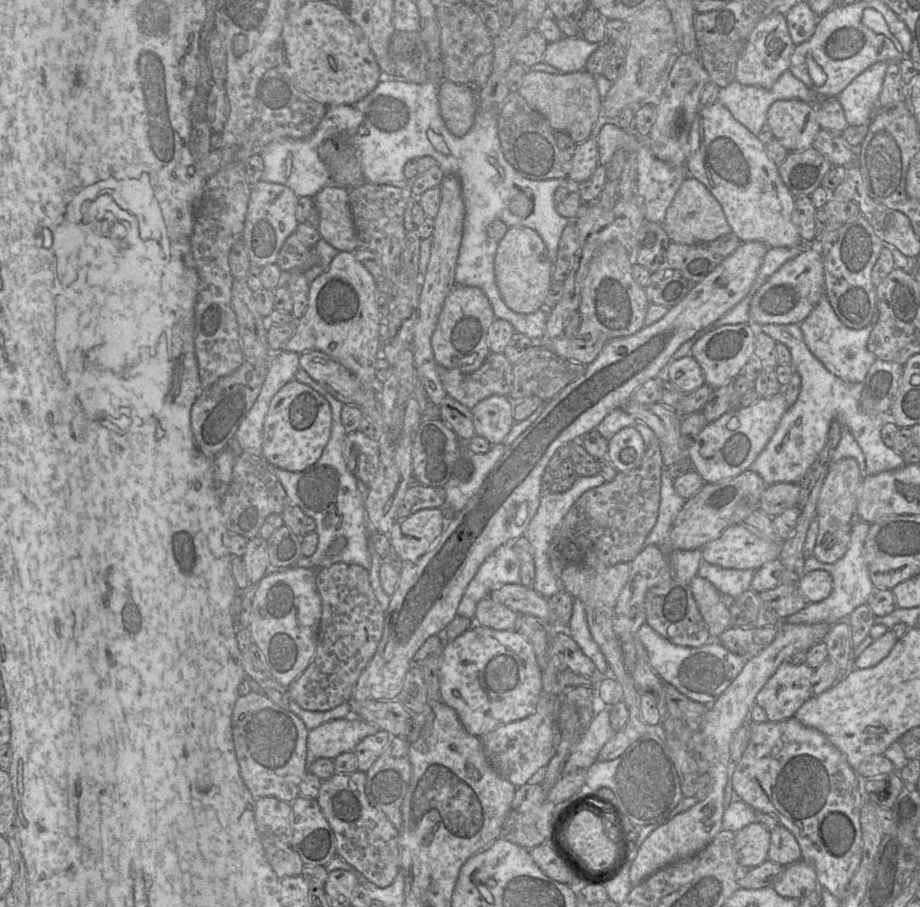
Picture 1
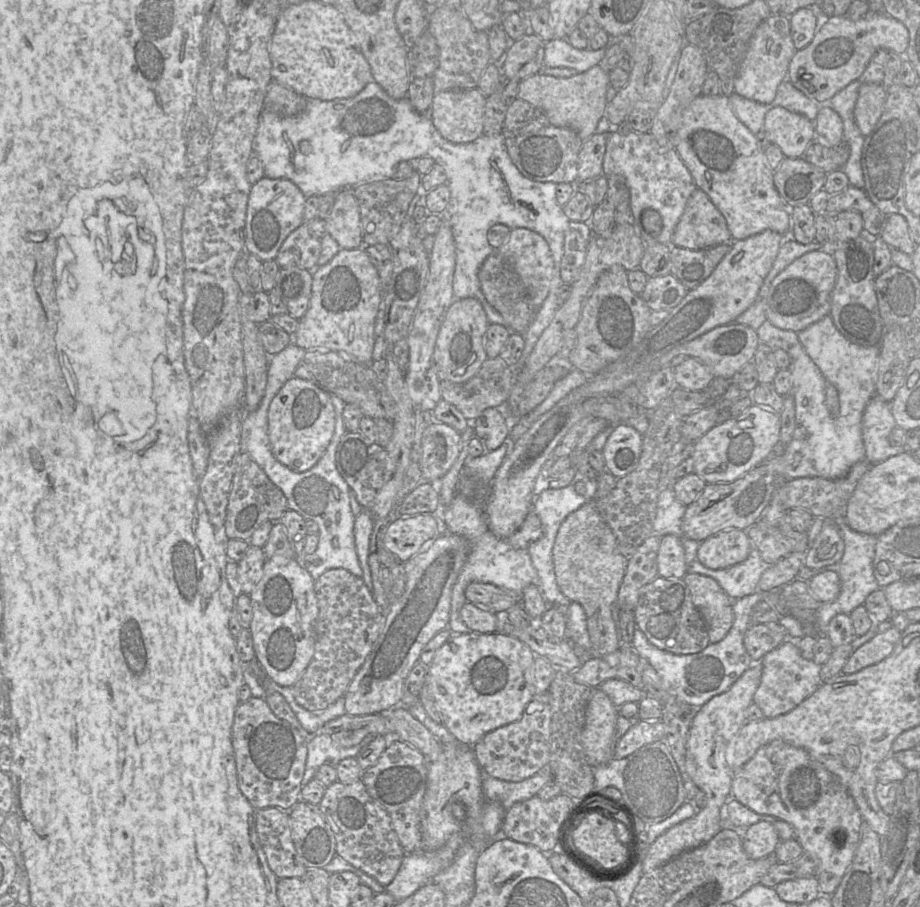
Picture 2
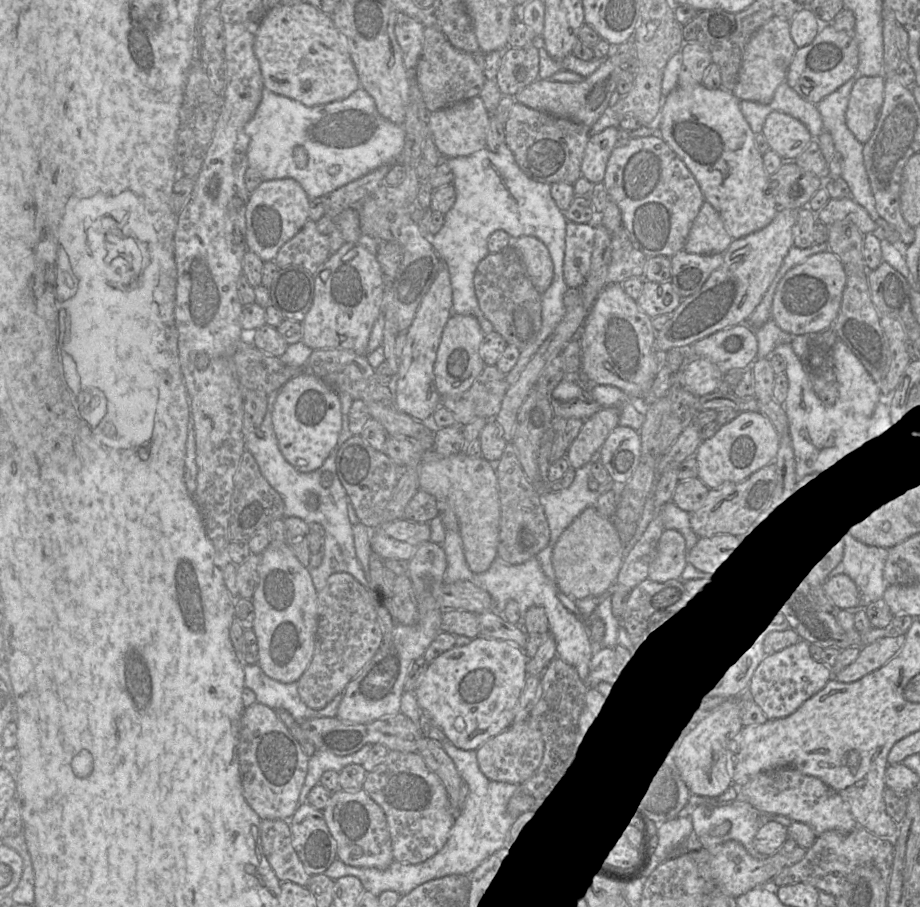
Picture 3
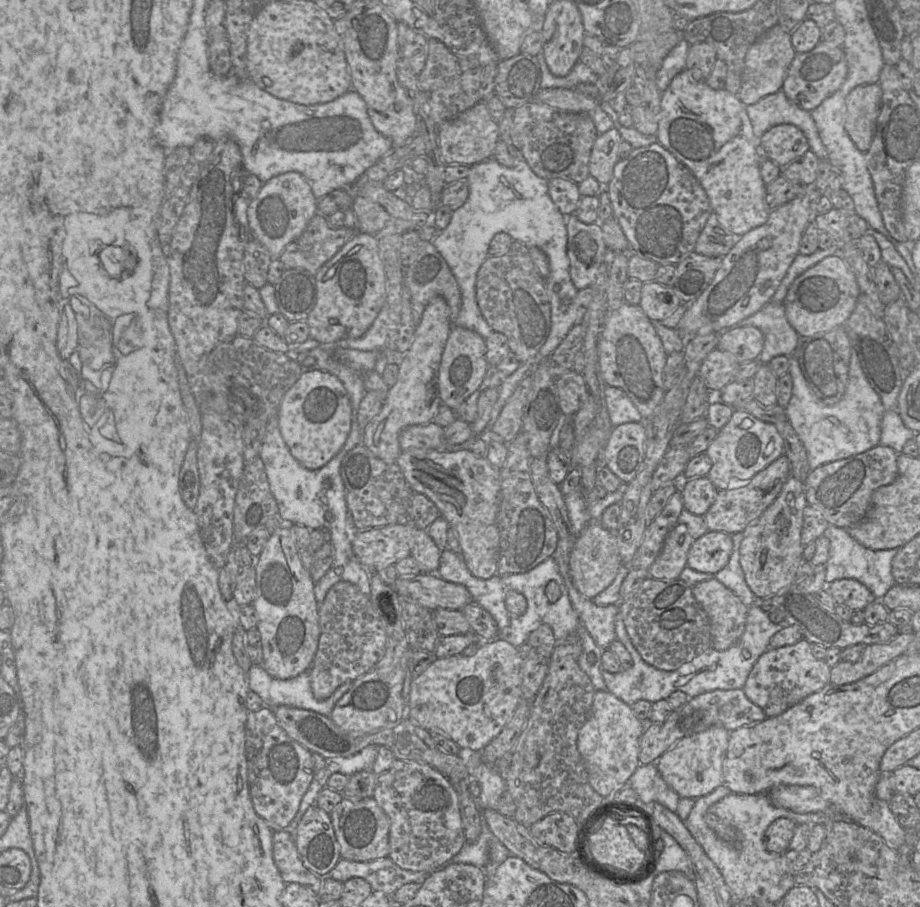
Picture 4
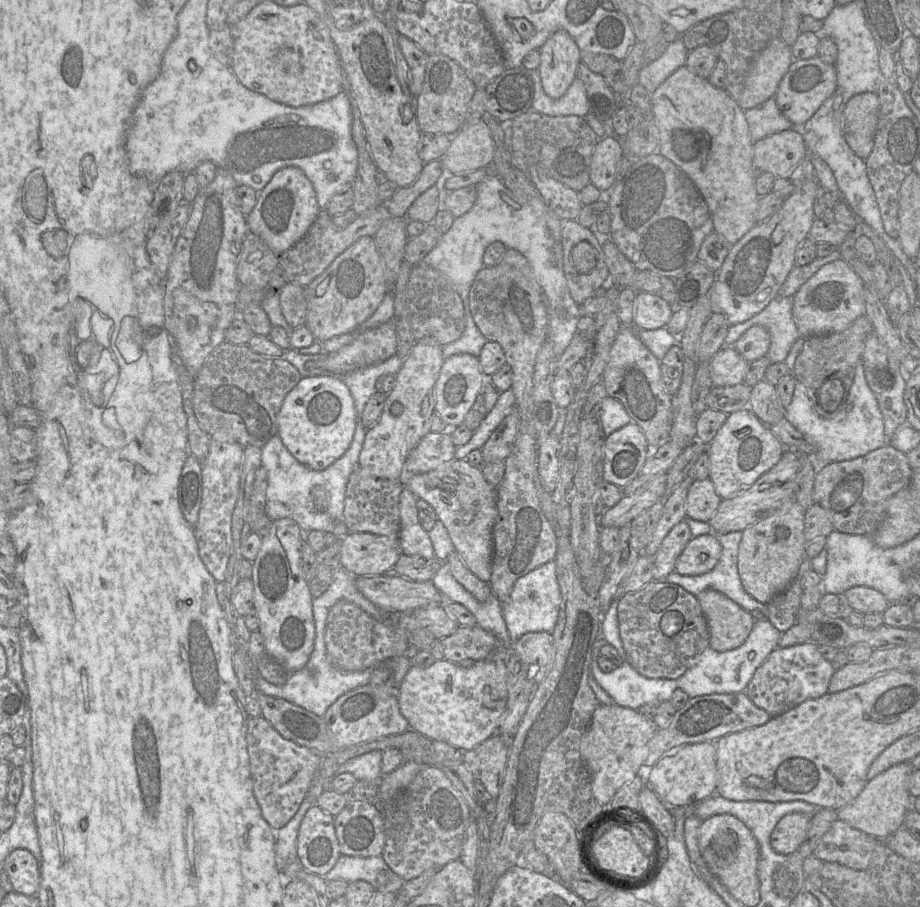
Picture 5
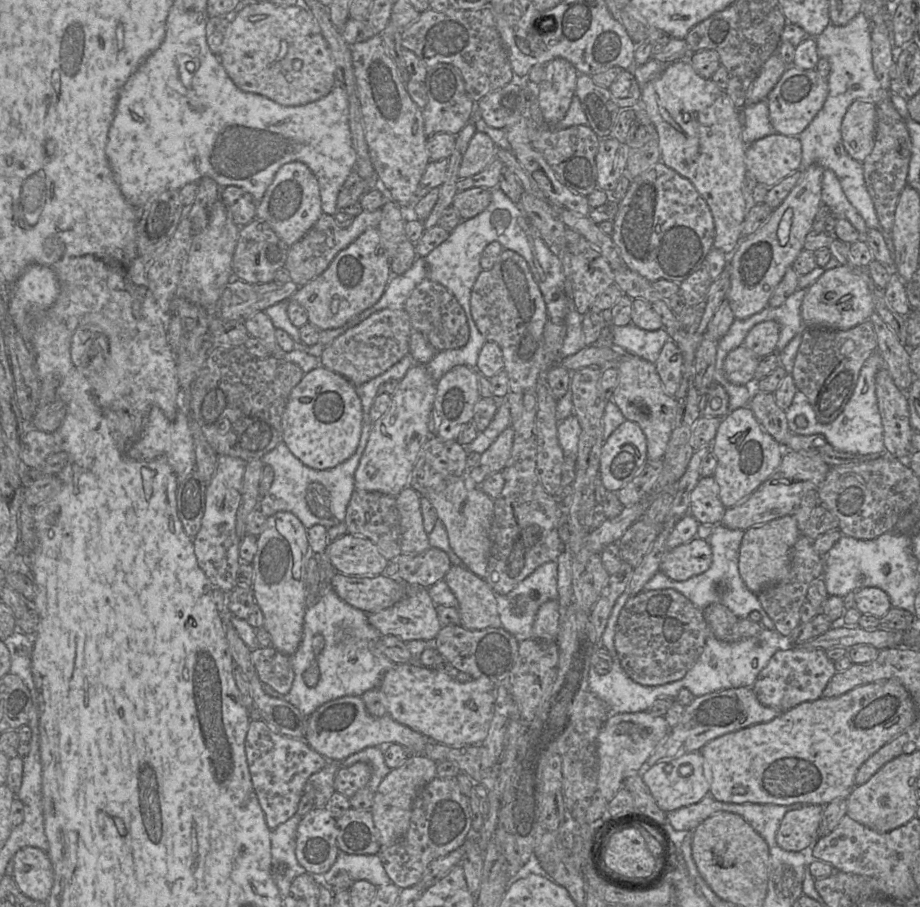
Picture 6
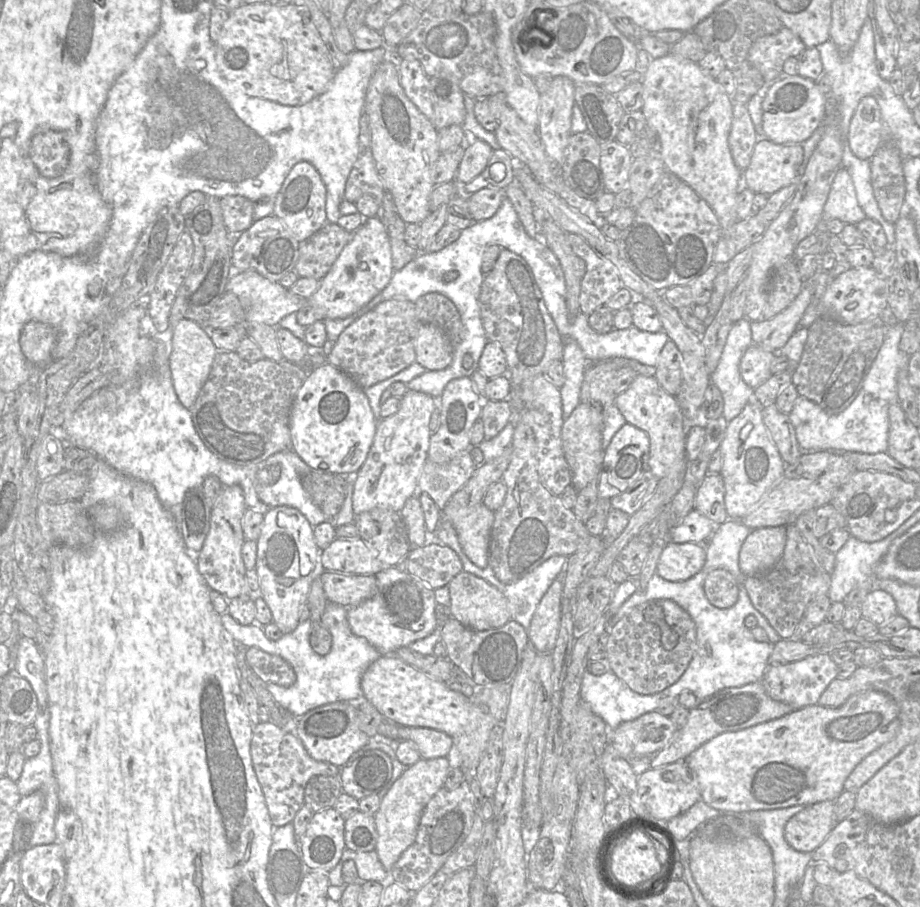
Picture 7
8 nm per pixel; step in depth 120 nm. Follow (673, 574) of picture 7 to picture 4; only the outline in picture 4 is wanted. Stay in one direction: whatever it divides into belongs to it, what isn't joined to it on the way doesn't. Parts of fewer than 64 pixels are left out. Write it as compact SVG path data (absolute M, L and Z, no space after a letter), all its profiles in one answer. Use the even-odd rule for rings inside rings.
M708 531L692 543L687 566L698 572L715 574L727 565L732 551L730 534Z

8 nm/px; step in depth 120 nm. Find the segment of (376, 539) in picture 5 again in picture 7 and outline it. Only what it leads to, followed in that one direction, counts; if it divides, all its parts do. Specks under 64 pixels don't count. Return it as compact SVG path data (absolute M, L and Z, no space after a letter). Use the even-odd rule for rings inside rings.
M335 538L322 550L321 564L325 572L346 576L375 576L386 568L361 538Z

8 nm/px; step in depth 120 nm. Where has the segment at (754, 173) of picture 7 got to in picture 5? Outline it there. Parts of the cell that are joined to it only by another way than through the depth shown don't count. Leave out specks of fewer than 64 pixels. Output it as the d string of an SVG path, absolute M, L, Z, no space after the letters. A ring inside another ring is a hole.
M791 129L767 136L753 145L753 164L775 178L787 175L807 157L802 134Z

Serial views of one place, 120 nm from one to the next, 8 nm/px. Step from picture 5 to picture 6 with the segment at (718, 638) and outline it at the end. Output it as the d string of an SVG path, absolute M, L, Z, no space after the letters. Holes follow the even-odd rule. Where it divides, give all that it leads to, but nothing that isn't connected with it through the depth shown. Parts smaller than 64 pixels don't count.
M711 604L702 611L710 633L724 642L736 642L756 636L764 628L749 618L738 618L722 604Z

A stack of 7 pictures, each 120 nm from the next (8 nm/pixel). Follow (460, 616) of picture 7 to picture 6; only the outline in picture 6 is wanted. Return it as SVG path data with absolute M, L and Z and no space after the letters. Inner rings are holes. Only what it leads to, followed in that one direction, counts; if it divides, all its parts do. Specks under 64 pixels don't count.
M452 565L444 580L459 602L460 625L468 630L502 627L495 593L484 579L475 575L465 566Z

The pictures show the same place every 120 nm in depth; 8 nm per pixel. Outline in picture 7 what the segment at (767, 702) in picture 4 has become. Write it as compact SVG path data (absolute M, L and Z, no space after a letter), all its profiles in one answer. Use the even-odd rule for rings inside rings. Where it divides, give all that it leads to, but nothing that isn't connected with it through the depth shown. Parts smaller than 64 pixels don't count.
M817 654L787 664L769 665L761 682L772 699L784 702L796 710L818 704L820 696L837 677L837 673L838 665L829 654Z

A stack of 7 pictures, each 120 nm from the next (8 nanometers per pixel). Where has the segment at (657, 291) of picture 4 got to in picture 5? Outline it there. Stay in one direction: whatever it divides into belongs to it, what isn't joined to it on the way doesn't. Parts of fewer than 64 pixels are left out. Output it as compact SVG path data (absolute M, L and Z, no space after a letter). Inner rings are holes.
M638 292L635 300L633 325L639 329L655 330L666 327L673 307L658 294Z

